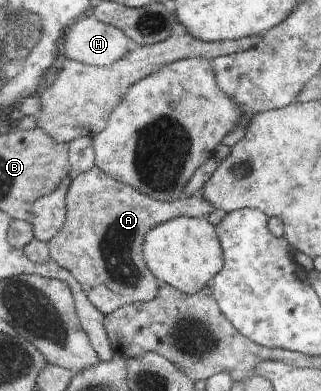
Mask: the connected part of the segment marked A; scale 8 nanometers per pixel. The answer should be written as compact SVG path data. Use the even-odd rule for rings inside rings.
M92 167L80 176L71 179L65 196L66 220L60 231L47 242L49 258L80 283L87 299L104 315L112 315L120 307L134 303L150 302L160 290L160 282L153 275L144 257L145 236L152 228L176 217L202 217L215 211L215 208L201 194L184 197L175 201L157 201L138 192L130 185L114 180L101 168Z

